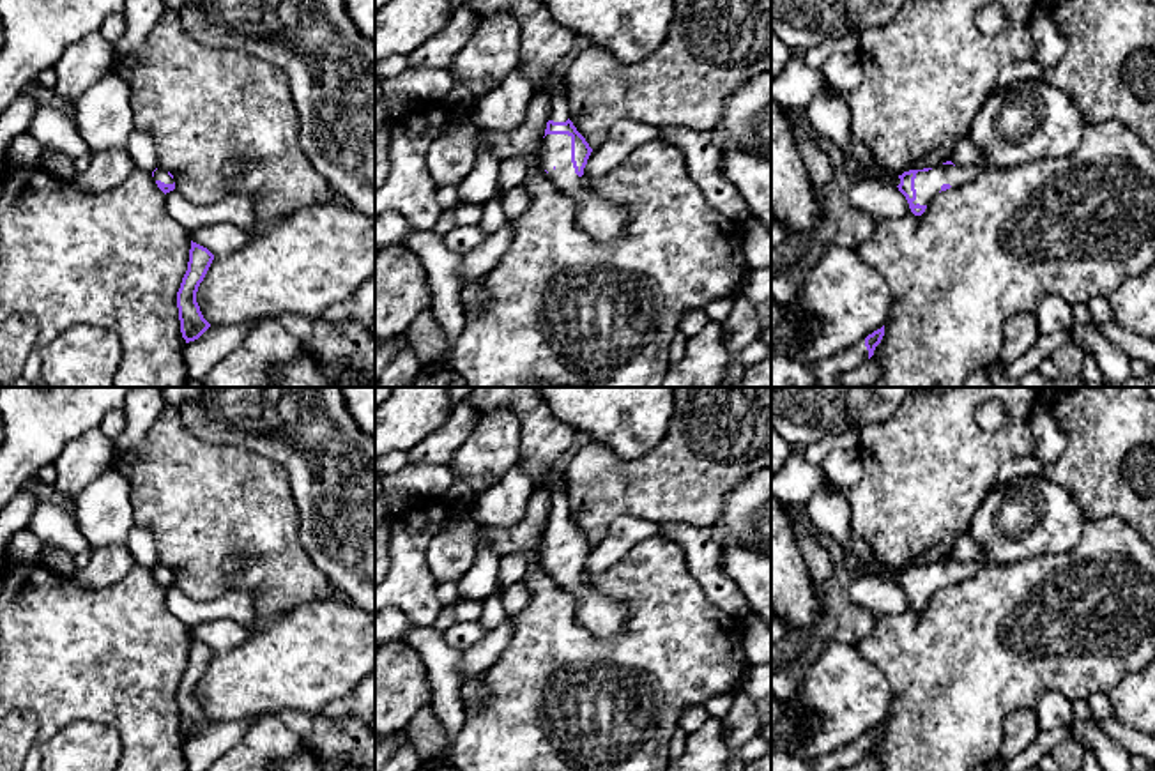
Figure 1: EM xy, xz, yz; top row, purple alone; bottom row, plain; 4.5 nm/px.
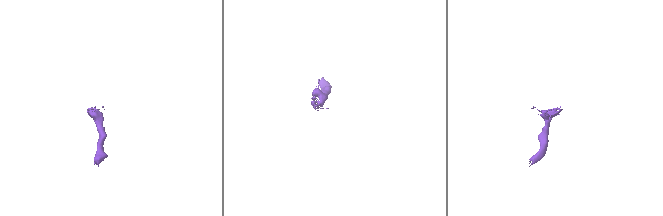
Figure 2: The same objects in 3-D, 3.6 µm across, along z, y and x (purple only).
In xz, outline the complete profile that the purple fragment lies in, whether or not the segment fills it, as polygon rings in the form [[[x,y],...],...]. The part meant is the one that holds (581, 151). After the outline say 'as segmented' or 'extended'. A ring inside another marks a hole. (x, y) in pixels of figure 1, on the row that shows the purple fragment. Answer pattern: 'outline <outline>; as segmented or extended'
outline [[[555,88],[550,95],[539,157],[557,187],[577,202],[577,225],[600,244],[614,244],[626,225],[628,209],[607,202],[582,186],[584,168],[593,152],[570,120],[570,95]]]; extended

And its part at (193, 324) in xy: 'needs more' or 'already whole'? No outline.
already whole

